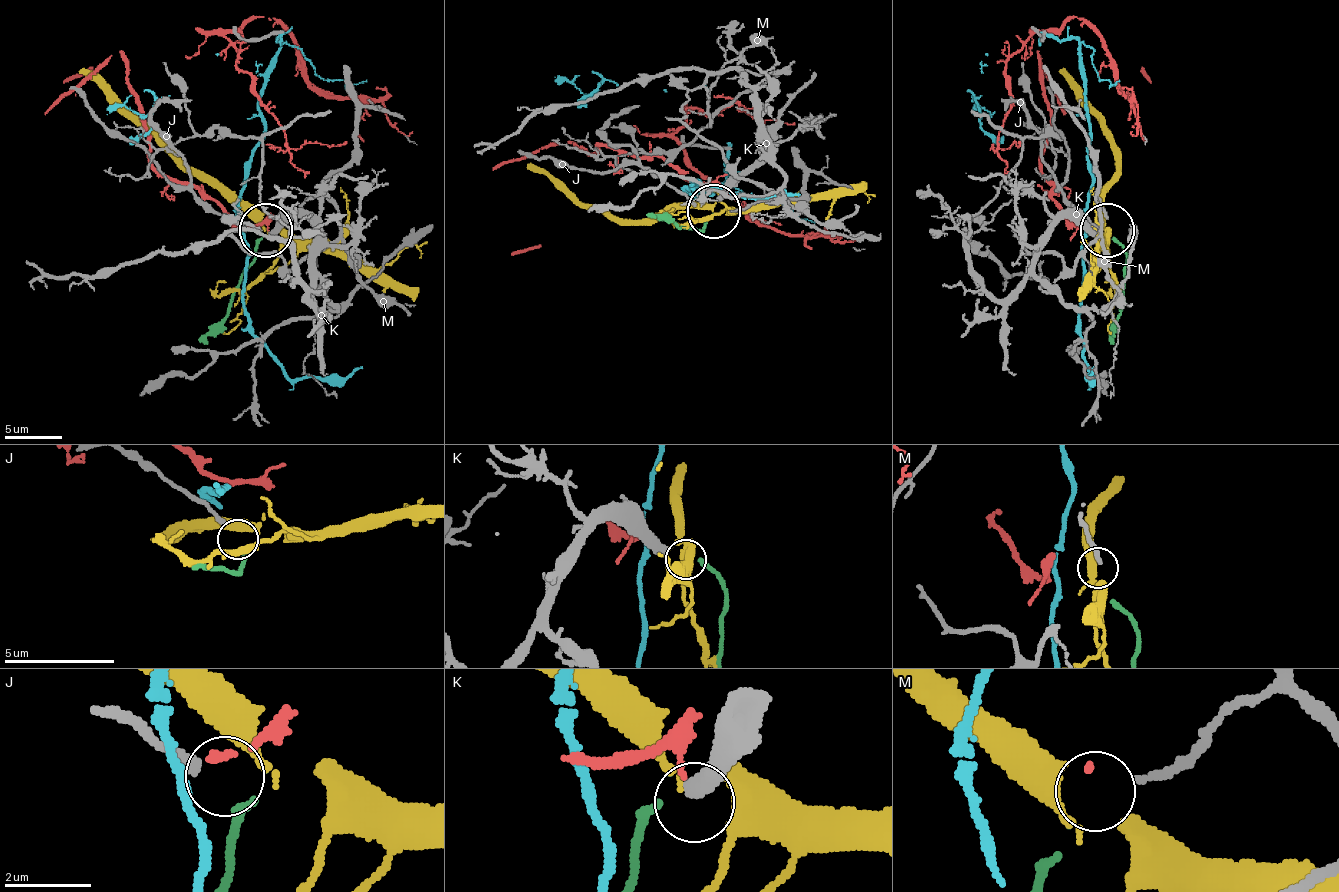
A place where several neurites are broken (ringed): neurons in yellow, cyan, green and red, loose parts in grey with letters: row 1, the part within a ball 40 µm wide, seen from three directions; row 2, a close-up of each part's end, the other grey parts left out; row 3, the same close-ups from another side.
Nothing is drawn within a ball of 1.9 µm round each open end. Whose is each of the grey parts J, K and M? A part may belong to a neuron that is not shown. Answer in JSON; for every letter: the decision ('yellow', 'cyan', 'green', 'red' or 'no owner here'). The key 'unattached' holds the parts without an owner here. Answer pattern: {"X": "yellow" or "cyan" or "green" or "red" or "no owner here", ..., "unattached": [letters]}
{"J": "no owner here", "K": "yellow", "M": "green", "unattached": ["J"]}

